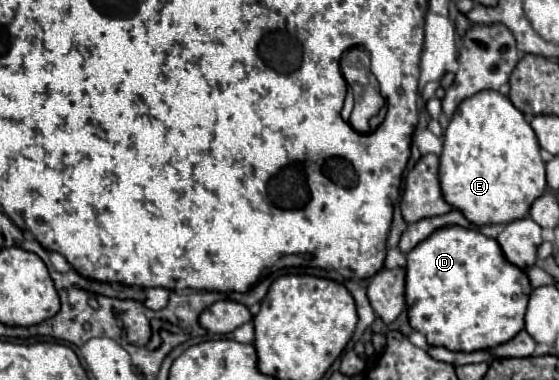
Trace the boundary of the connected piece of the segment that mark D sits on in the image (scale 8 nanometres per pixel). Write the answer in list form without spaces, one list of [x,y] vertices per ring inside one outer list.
[[[446,226],[422,240],[406,256],[406,306],[414,330],[426,336],[430,346],[444,346],[454,352],[474,352],[496,348],[524,328],[524,314],[530,296],[530,282],[524,270],[506,262],[496,240],[486,238],[476,228]]]

